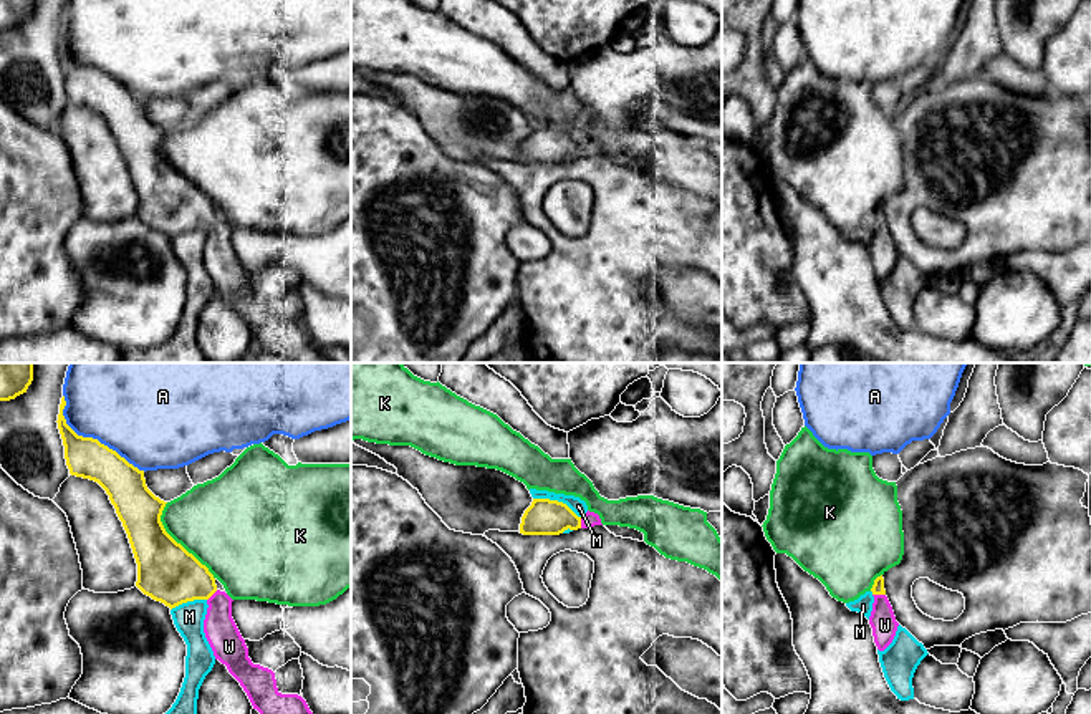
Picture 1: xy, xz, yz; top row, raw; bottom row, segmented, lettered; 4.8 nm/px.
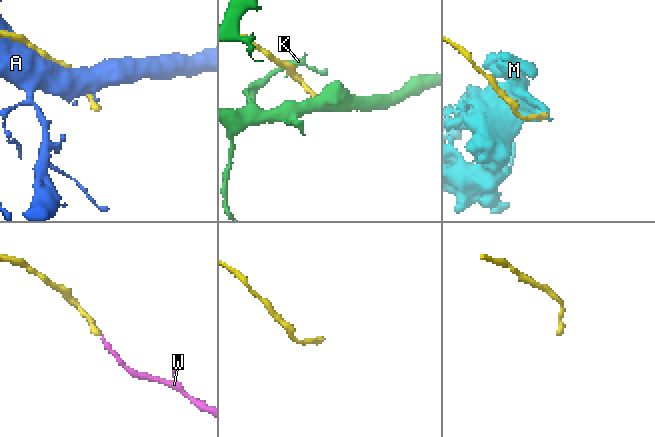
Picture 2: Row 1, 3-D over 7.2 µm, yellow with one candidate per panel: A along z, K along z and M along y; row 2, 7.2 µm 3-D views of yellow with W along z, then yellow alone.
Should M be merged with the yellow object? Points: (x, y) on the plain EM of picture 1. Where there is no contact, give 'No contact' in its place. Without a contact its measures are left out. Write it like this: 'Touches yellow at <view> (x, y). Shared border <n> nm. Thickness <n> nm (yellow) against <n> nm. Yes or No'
Touches yellow at xz (557, 130). Shared border 260 nm. Thickness 180 nm (yellow) against 70 nm. No

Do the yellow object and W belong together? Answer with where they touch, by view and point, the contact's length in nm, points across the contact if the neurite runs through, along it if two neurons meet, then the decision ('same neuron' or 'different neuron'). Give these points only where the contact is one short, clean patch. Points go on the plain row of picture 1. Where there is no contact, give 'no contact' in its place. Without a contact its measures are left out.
yz (879, 222) | 60 nm | across yz (878, 217), (879, 222), (883, 250) | same neuron

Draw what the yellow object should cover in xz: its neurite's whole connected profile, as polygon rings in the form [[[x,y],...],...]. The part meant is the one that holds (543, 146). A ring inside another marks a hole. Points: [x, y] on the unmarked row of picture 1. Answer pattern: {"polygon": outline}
{"polygon": [[[533,128],[520,152],[523,164],[560,164],[565,159],[603,154],[594,141],[578,146],[566,133],[550,128]]]}

